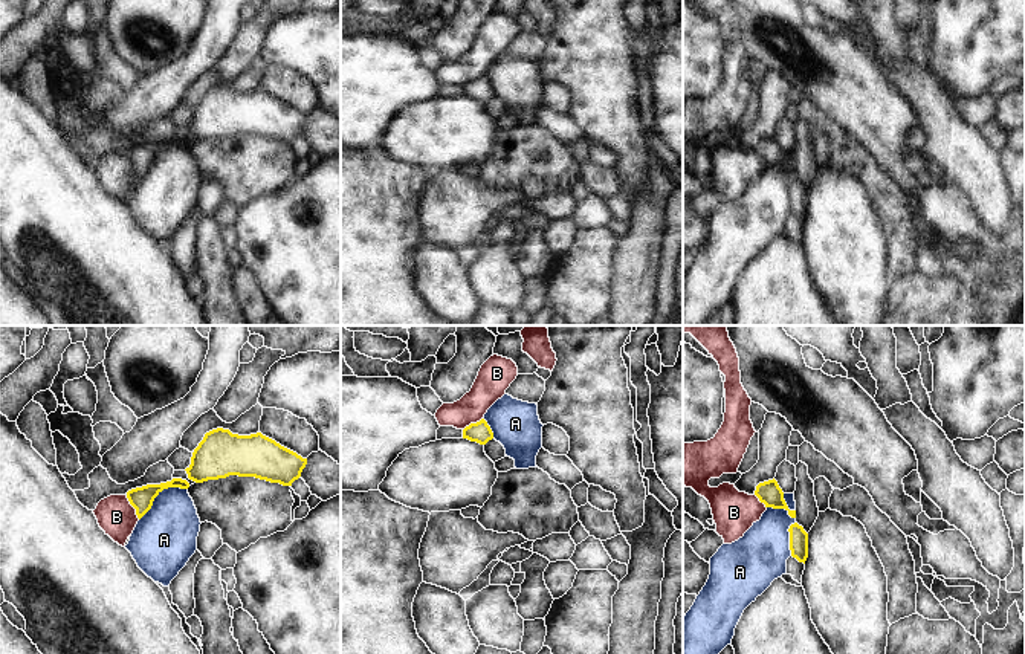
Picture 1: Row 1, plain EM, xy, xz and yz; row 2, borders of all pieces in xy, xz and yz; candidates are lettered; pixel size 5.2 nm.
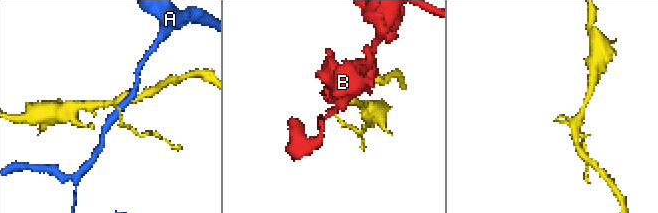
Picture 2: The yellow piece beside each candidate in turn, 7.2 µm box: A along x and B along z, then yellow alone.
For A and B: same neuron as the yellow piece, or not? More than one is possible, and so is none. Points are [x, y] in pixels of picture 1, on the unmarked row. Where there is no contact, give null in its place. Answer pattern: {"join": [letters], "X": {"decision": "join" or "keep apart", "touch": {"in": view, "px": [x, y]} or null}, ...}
{"join": [], "A": {"decision": "keep apart", "touch": {"in": "xy", "px": [158, 152]}}, "B": {"decision": "keep apart", "touch": {"in": "xy", "px": [133, 164]}}}

